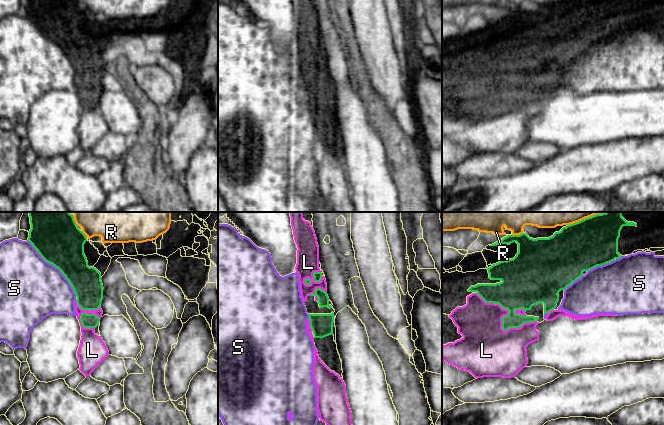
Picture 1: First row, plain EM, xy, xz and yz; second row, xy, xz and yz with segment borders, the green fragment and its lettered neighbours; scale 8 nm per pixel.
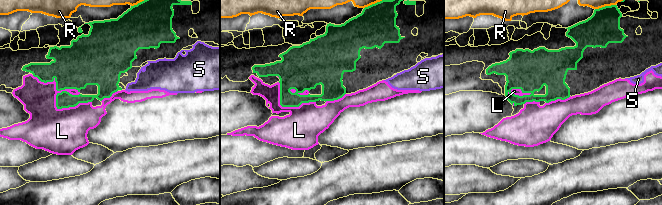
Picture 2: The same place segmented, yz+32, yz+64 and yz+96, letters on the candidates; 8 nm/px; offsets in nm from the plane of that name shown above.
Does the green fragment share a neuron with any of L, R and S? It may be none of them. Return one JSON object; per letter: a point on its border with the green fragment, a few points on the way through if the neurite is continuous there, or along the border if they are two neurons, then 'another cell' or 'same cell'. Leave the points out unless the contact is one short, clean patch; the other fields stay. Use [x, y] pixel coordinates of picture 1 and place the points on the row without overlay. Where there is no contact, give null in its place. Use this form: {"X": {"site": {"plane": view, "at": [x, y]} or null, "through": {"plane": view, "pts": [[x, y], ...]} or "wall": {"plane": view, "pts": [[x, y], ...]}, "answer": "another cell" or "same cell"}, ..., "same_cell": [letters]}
{"L": {"site": {"plane": "yz", "at": [502, 96]}, "answer": "another cell"}, "R": {"site": {"plane": "yz", "at": [517, 11]}, "answer": "another cell"}, "S": {"site": {"plane": "xy", "at": [55, 42]}, "answer": "another cell"}, "same_cell": []}

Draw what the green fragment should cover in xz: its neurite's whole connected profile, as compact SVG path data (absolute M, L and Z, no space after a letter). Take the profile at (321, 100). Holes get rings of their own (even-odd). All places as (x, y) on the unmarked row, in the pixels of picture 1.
M316 64L315 69L308 71L304 80L309 90L314 121L319 134L343 155L342 138L336 120L335 86L327 68Z

